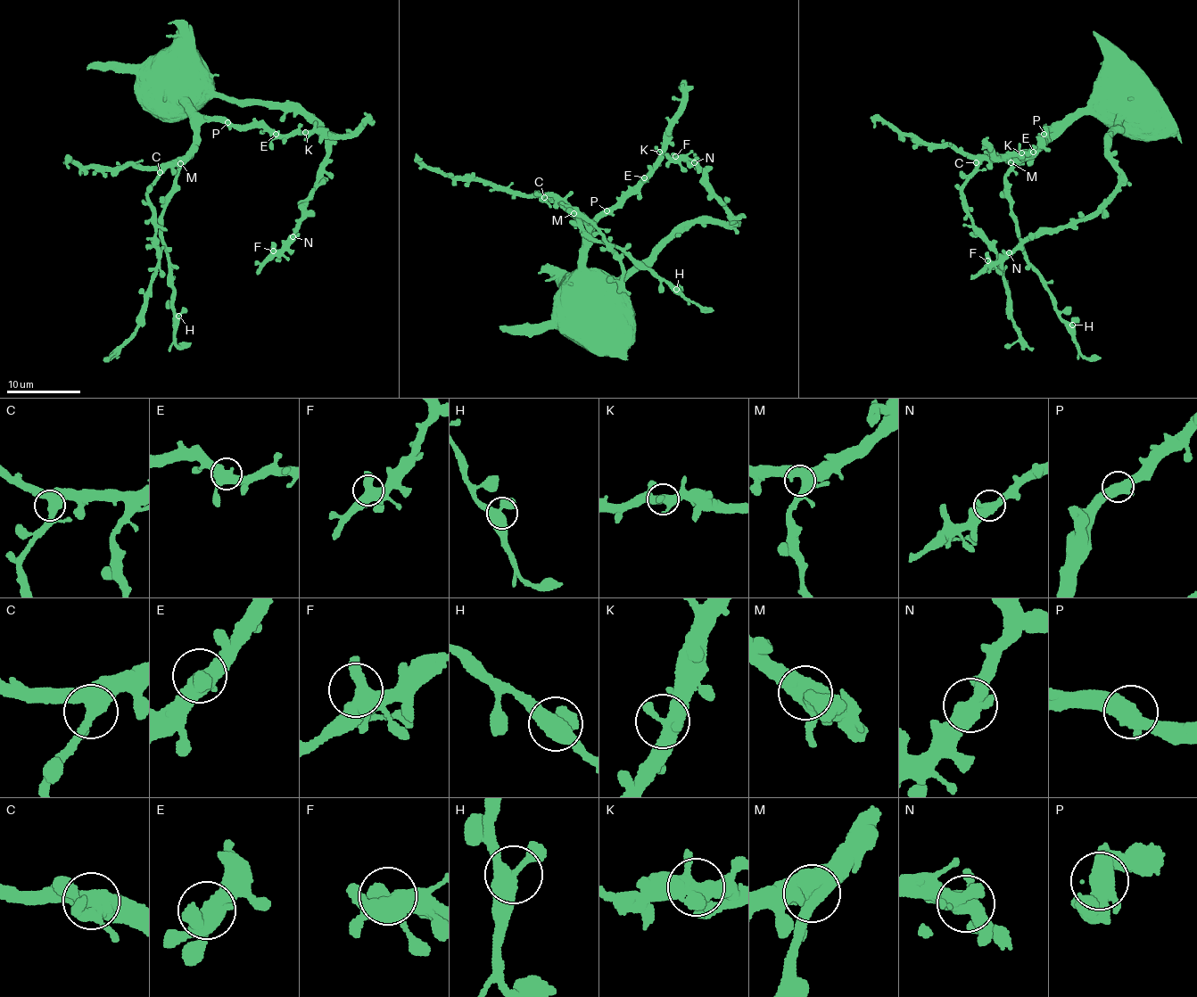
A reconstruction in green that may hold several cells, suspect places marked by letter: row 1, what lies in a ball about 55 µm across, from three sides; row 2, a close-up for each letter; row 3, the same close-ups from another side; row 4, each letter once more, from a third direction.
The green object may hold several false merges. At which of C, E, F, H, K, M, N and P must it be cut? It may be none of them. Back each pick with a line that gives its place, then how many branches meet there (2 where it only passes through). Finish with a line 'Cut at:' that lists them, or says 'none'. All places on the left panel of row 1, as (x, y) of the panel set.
Cut at: none

